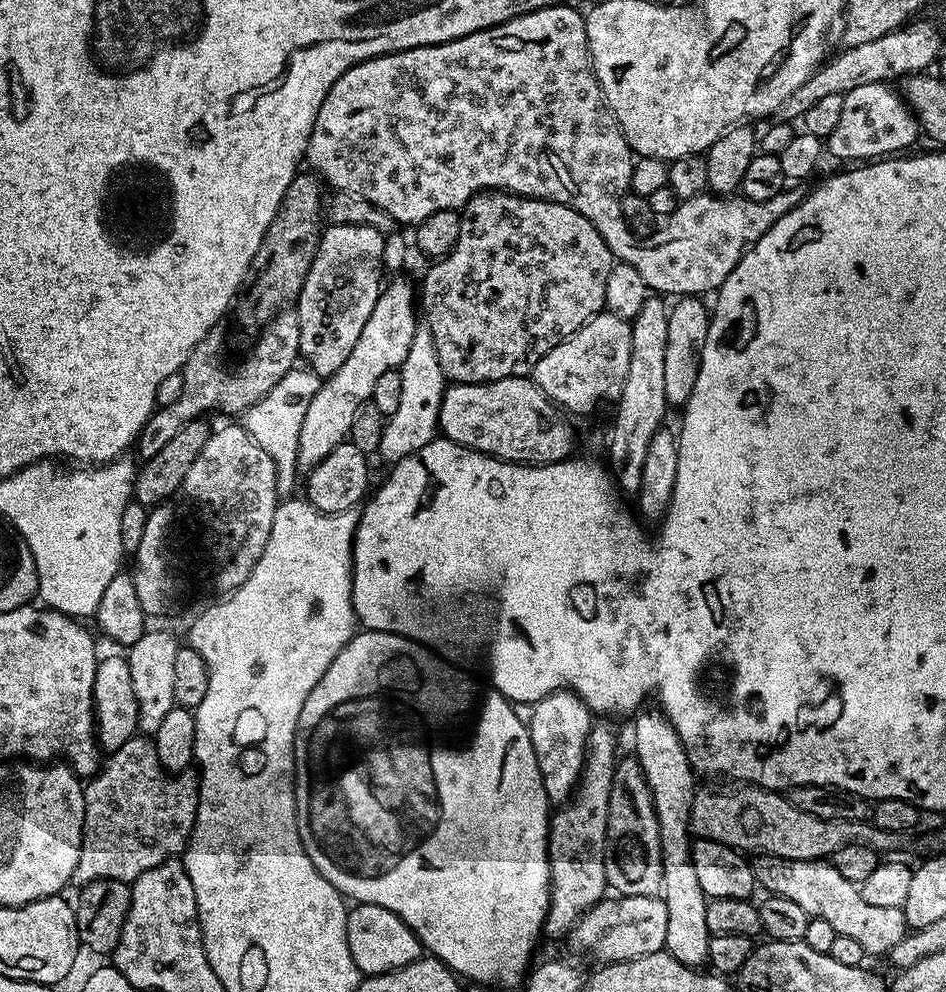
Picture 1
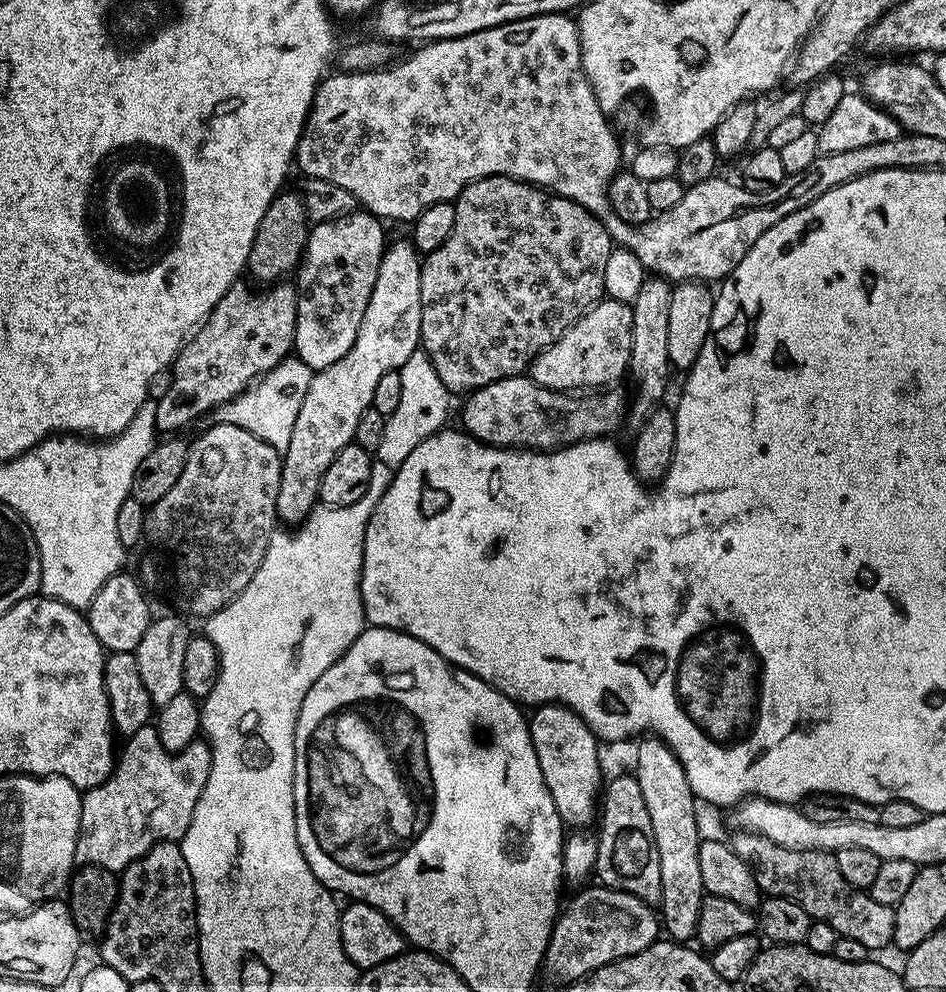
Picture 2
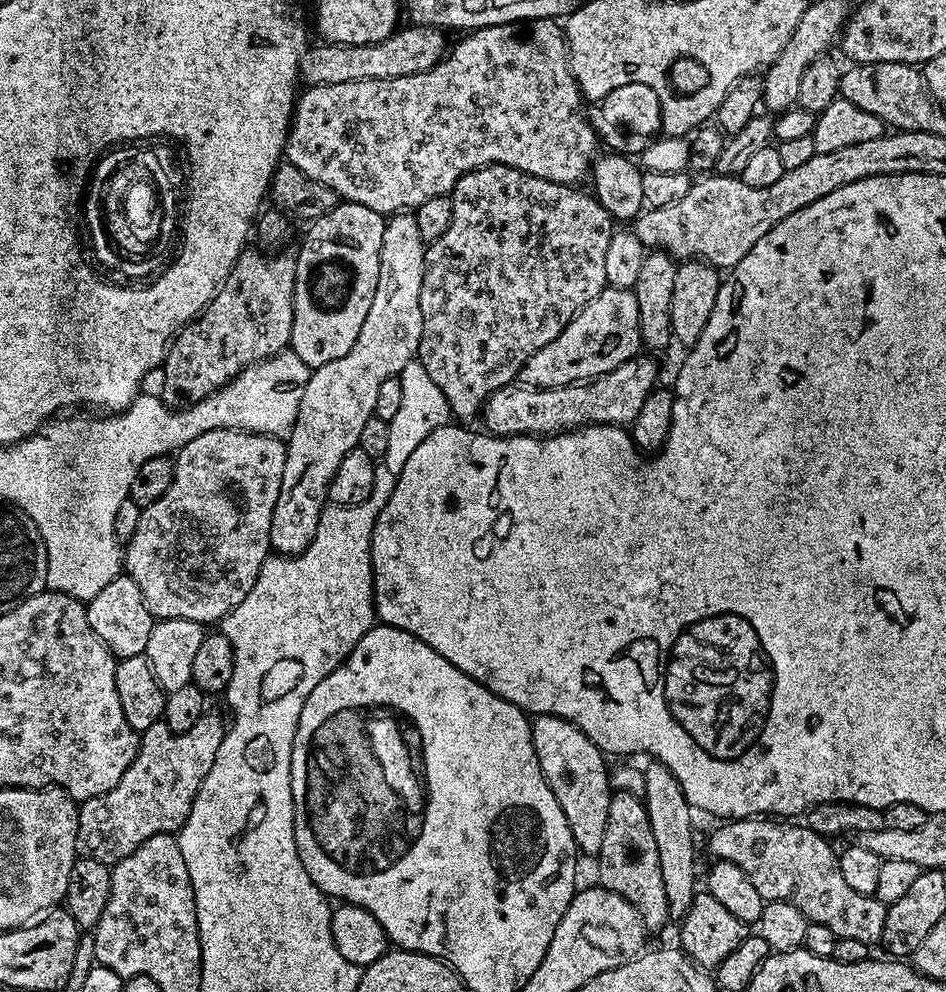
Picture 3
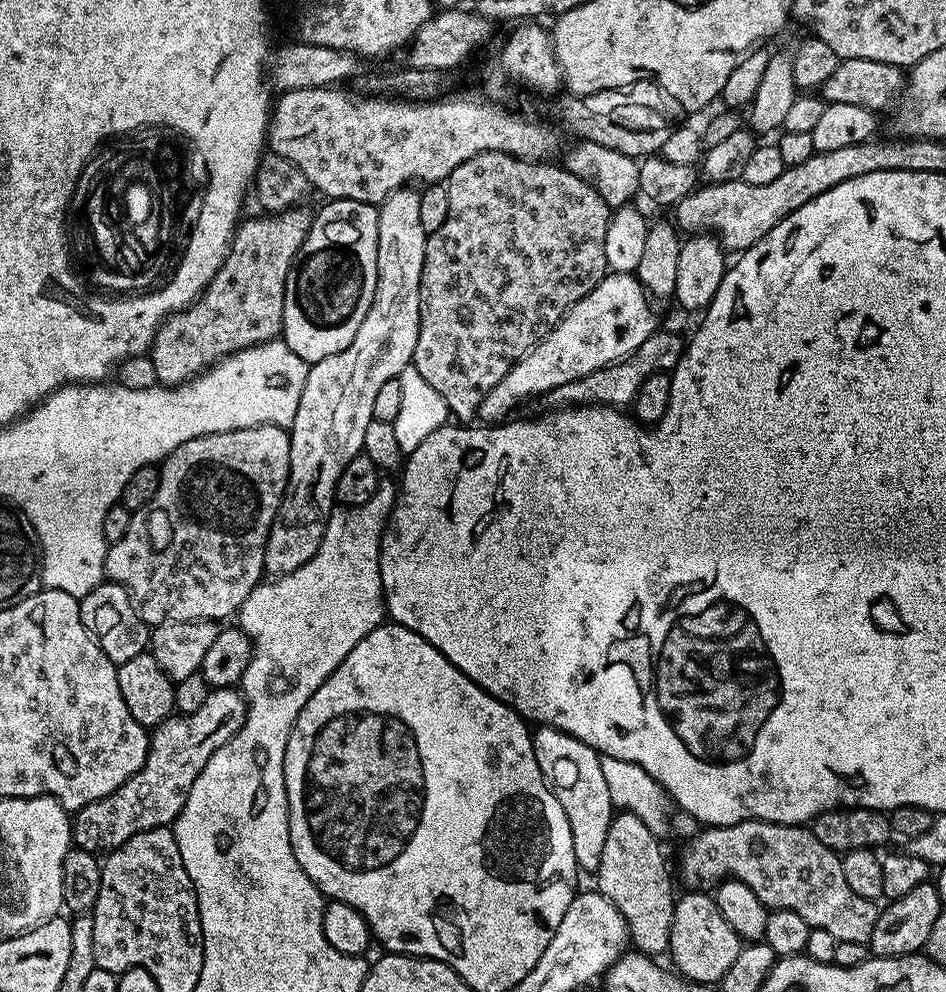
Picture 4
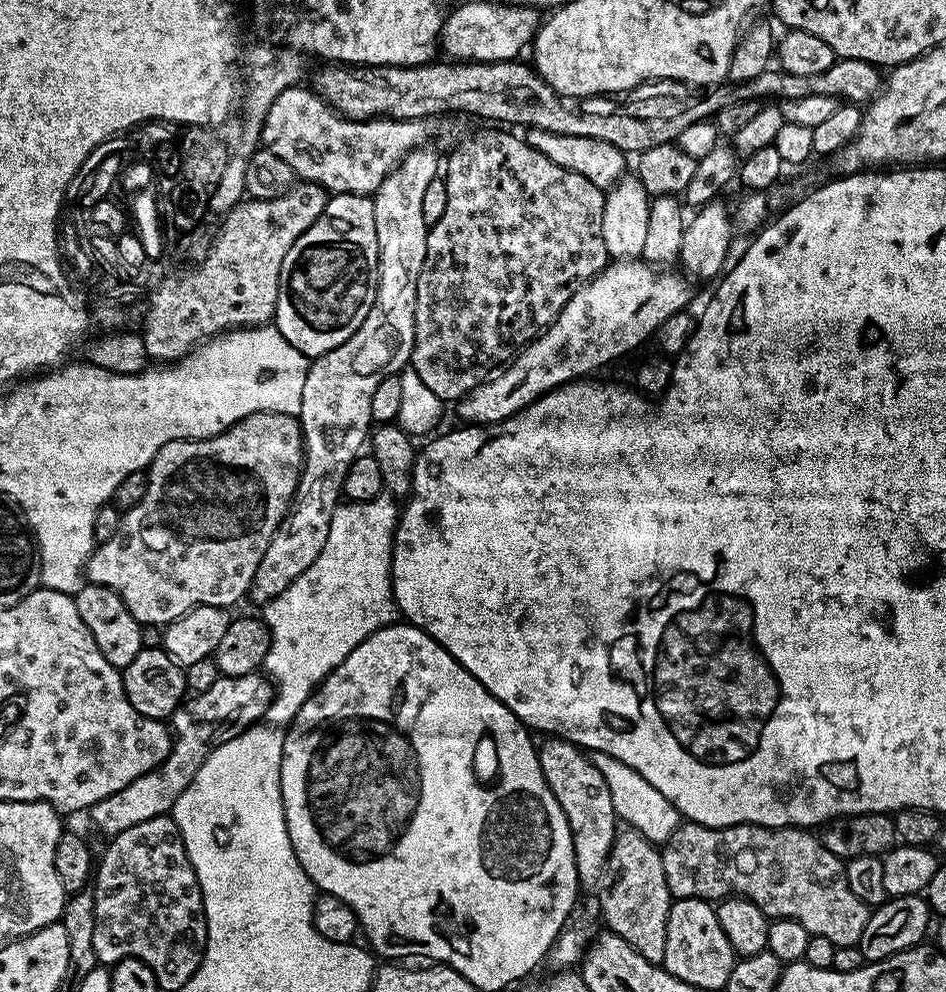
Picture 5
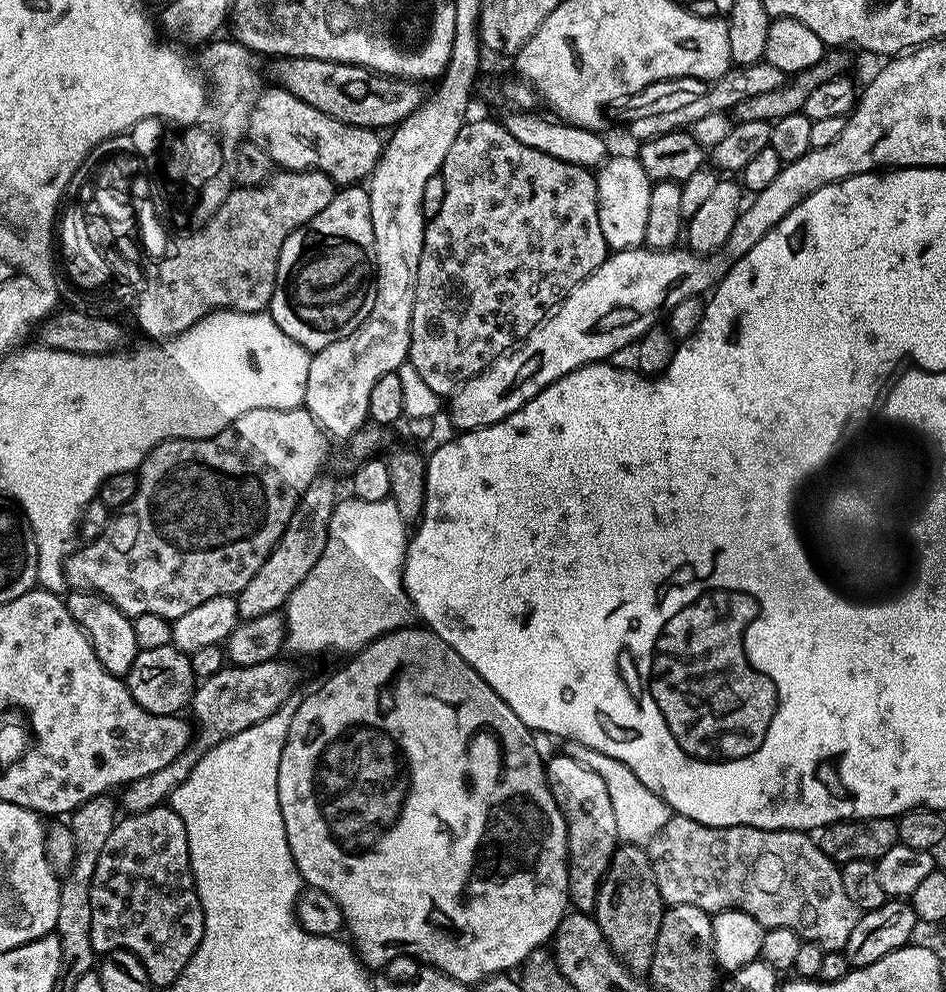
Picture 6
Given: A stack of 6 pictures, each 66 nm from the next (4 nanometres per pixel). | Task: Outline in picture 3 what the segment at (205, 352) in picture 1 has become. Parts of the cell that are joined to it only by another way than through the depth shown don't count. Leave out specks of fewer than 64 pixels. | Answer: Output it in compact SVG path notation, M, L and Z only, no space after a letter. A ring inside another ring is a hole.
M245 247L234 262L230 274L222 282L216 296L196 319L176 333L164 355L163 370L166 386L162 386L160 399L166 407L183 410L205 400L212 393L229 384L242 370L259 360L268 360L285 351L292 343L294 326L294 282L296 281L296 258L289 256L267 256L259 247Z

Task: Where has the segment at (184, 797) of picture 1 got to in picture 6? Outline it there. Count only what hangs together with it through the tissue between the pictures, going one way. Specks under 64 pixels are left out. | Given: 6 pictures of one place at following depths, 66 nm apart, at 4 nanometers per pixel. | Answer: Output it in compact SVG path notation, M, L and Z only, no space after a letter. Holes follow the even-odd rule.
M277 658L270 662L258 662L258 666L225 666L218 674L199 681L190 705L191 719L194 721L192 743L181 756L170 762L170 766L162 766L162 770L154 775L138 778L127 785L119 793L119 807L128 814L161 807L171 797L172 791L186 780L198 761L210 749L218 746L218 742L234 734L242 734L242 730L270 718L281 706L289 703L300 676L294 665L283 664L282 661L283 659Z

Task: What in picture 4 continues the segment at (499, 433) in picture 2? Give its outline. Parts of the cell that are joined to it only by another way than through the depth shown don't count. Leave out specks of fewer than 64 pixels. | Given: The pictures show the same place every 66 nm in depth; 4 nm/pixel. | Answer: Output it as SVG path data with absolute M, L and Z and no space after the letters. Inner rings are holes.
M654 331L648 335L646 342L642 342L642 346L635 348L629 356L594 370L574 382L551 388L546 393L547 407L552 410L569 406L611 406L621 410L627 409L635 405L636 395L642 390L642 382L646 382L650 374L671 373L675 369L676 363L684 356L685 347L685 337L680 337L678 333Z

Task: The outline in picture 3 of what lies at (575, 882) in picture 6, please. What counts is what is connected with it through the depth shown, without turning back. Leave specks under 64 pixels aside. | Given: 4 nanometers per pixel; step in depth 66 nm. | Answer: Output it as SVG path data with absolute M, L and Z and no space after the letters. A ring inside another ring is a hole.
M537 715L531 721L532 745L538 758L538 766L554 794L558 798L558 806L562 806L562 814L566 814L566 822L570 826L570 834L574 838L577 849L588 856L595 857L602 846L602 834L606 834L606 814L610 812L610 802L614 792L610 787L610 768L604 765L605 753L598 745L590 742L586 734L578 726L557 716Z

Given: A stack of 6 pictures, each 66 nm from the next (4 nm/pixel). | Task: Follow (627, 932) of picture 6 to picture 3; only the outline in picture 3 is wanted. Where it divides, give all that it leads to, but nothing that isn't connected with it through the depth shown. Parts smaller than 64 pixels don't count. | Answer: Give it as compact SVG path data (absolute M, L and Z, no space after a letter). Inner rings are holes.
M616 792L610 802L610 812L606 814L606 834L602 834L602 846L598 853L600 860L600 880L603 887L614 894L626 898L642 918L645 929L660 928L670 920L666 902L666 886L662 886L662 866L658 866L658 842L654 842L654 830L650 830L648 815L643 799L633 792Z

